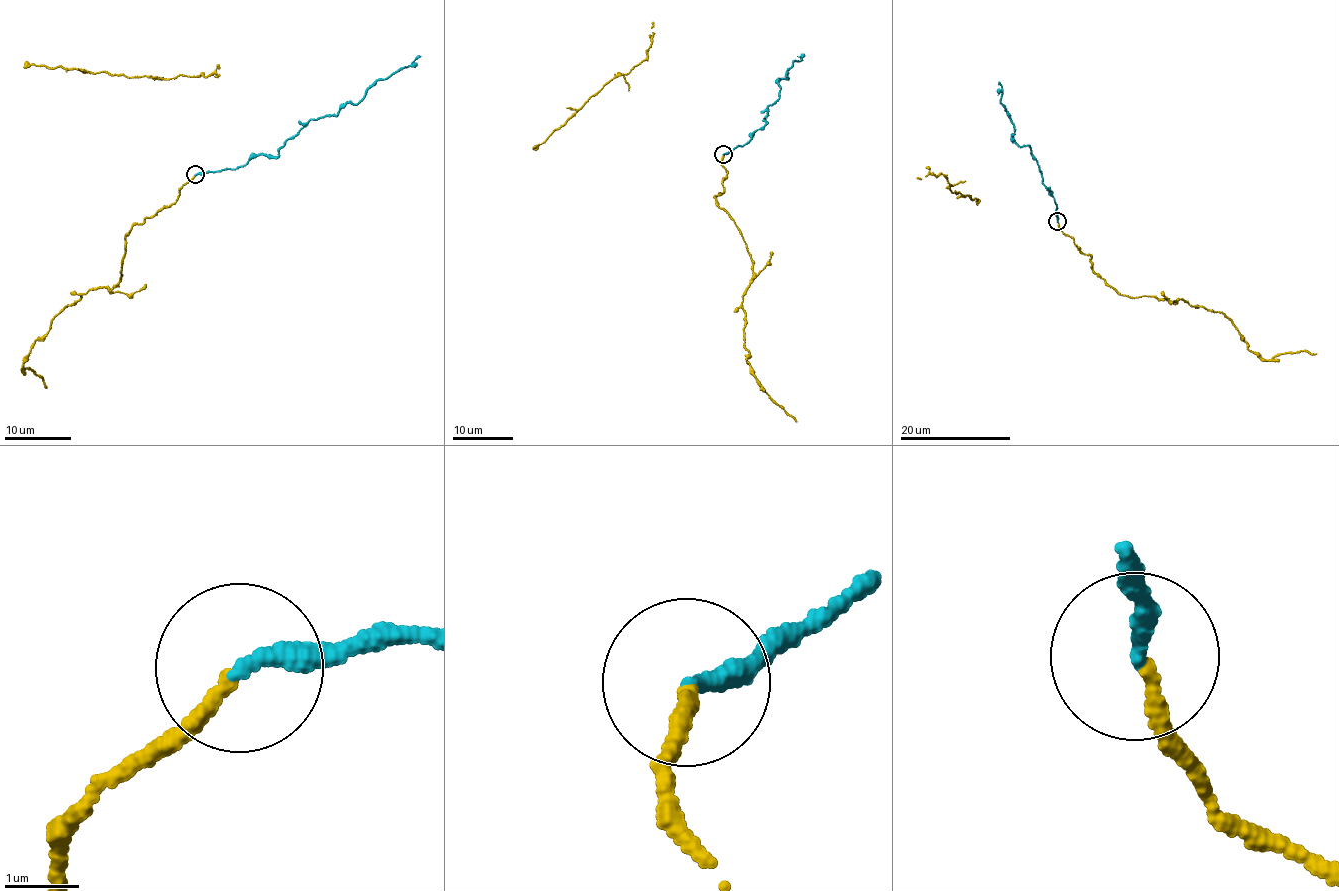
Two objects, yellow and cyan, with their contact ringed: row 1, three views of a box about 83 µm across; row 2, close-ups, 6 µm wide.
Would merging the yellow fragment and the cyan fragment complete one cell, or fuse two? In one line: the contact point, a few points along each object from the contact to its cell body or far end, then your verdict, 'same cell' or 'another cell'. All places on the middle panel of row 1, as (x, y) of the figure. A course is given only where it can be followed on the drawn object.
at (723, 154); yellow runs (722, 155), (727, 172), (717, 204), (738, 227), (753, 263), (742, 298), (750, 374), (796, 421); cyan runs (722, 153), (742, 146), (765, 124), (768, 107), (778, 98), (777, 83), (787, 79), (787, 71), (803, 56); same cell

